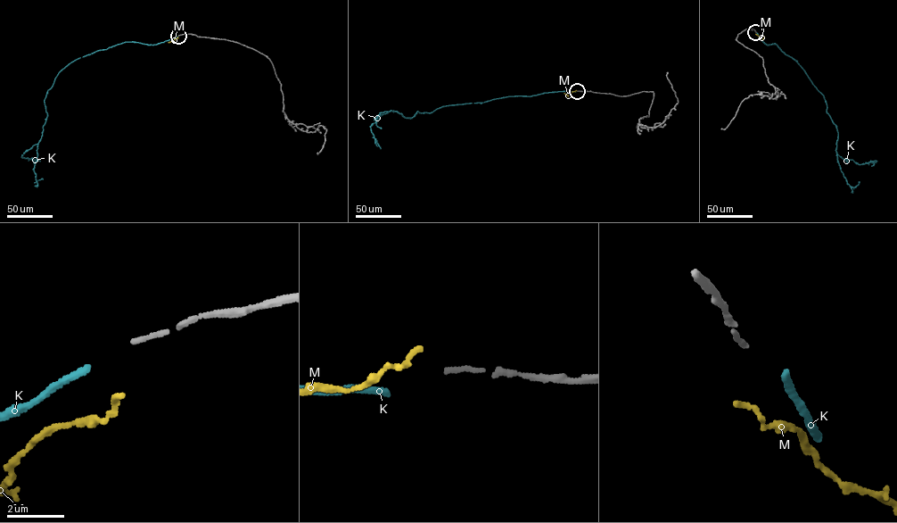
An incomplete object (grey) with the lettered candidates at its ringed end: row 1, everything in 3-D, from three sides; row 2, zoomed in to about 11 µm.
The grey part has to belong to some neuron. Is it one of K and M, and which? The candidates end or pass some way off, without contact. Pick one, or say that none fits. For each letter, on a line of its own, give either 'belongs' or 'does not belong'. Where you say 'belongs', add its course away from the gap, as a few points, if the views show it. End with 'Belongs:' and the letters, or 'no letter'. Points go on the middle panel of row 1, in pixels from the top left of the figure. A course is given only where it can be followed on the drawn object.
K: does not belong
M: does not belong
Belongs: no letter

